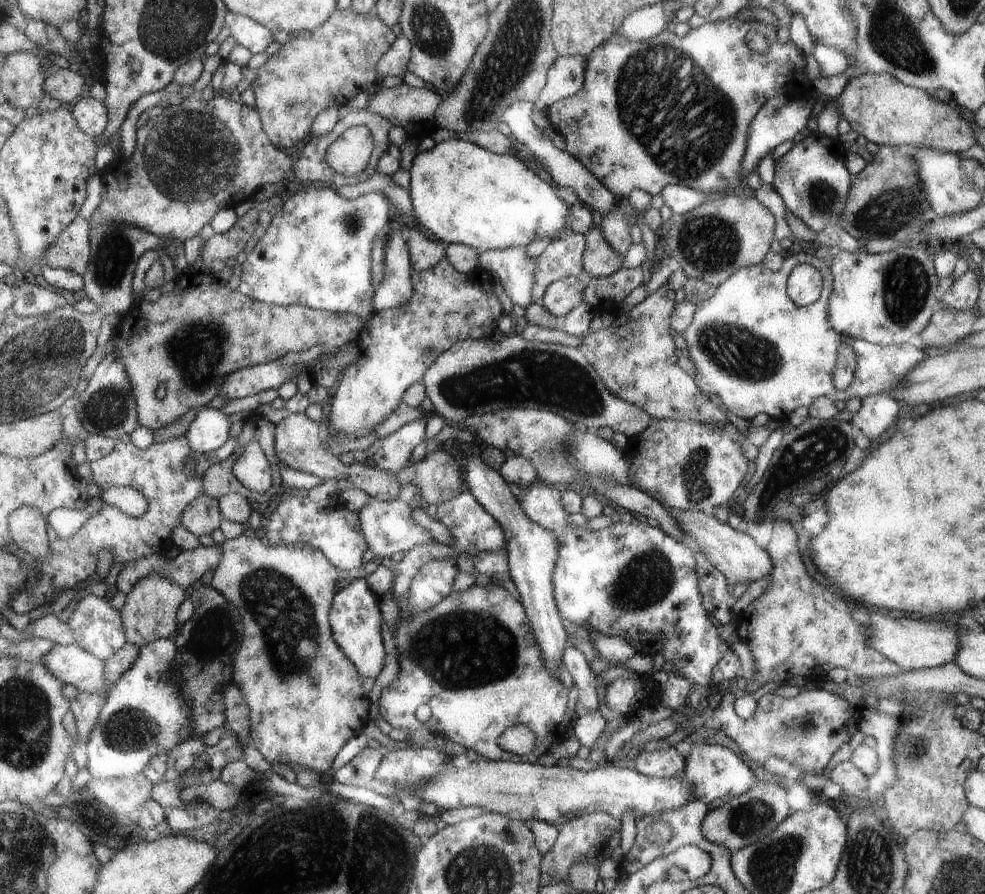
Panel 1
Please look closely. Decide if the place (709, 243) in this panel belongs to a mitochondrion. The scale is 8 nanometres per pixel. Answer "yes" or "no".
yes

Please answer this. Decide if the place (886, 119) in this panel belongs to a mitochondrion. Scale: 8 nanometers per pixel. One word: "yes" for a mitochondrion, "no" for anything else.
no

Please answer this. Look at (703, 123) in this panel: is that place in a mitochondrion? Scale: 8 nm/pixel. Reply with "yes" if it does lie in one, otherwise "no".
yes

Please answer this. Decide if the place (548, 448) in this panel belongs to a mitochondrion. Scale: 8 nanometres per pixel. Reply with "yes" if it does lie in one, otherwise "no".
yes

